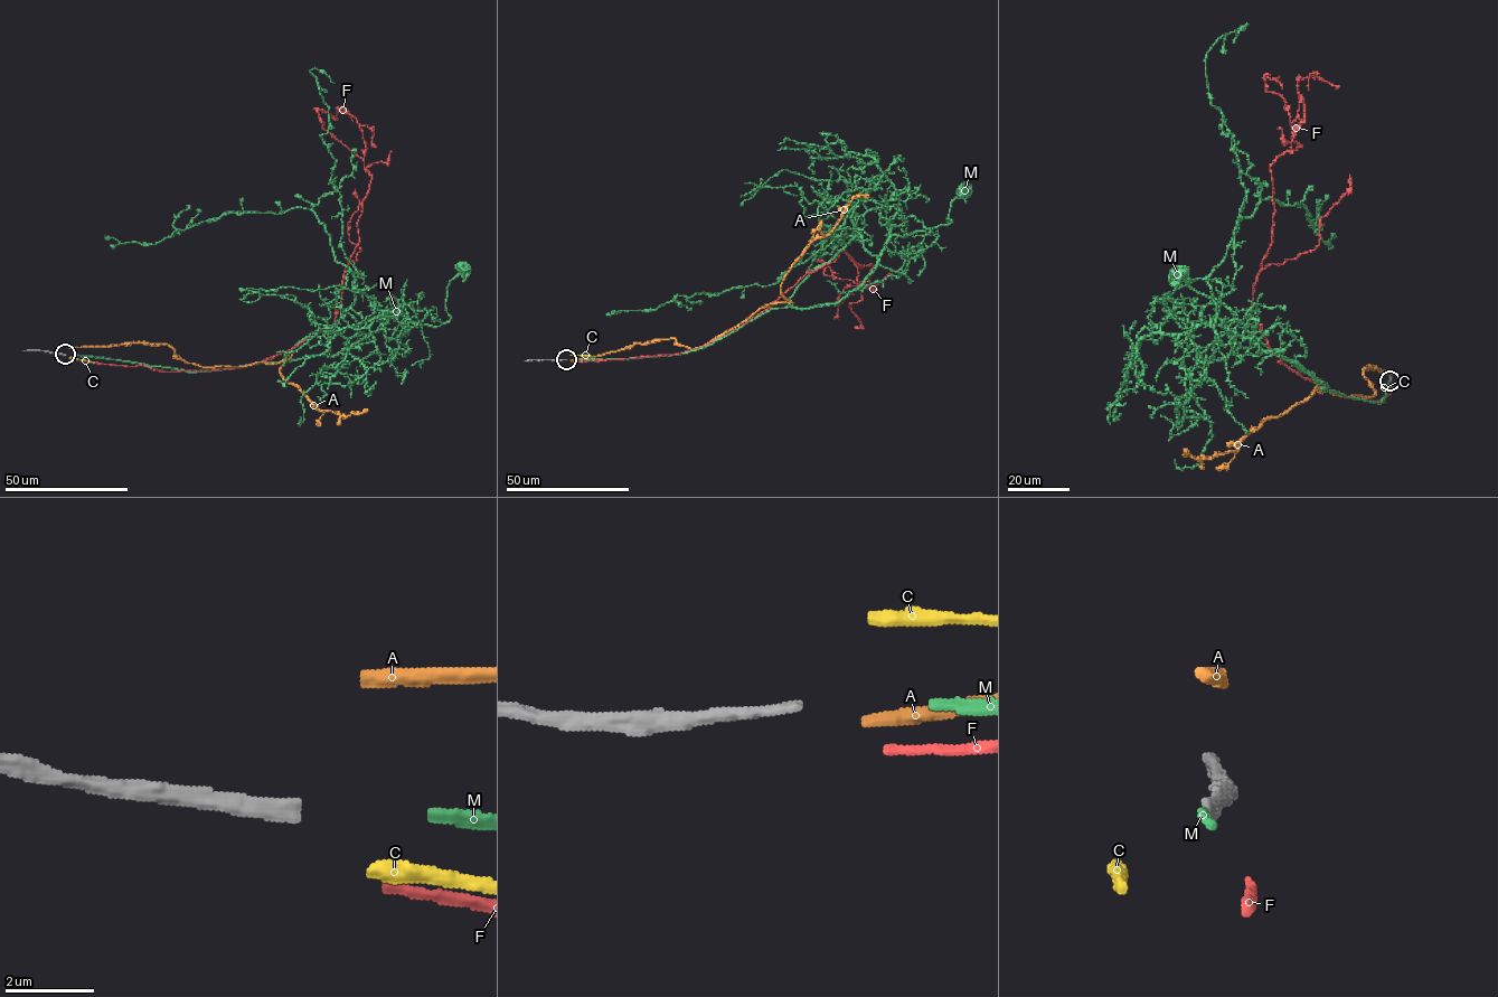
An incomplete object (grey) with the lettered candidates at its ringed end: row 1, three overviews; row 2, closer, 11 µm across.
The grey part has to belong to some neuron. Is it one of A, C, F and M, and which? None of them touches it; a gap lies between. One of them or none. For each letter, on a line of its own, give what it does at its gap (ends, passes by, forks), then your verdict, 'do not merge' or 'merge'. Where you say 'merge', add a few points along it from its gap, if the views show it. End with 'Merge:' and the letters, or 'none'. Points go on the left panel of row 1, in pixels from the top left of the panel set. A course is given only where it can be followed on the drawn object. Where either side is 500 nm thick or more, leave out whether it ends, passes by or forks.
A: it ends; do not merge
C: it ends; do not merge
F: it ends; do not merge
M: it ends; merge; course (73, 355), (189, 372), (335, 355), (389, 316), (432, 326), (446, 322), (448, 285), (464, 266)
Merge: M

